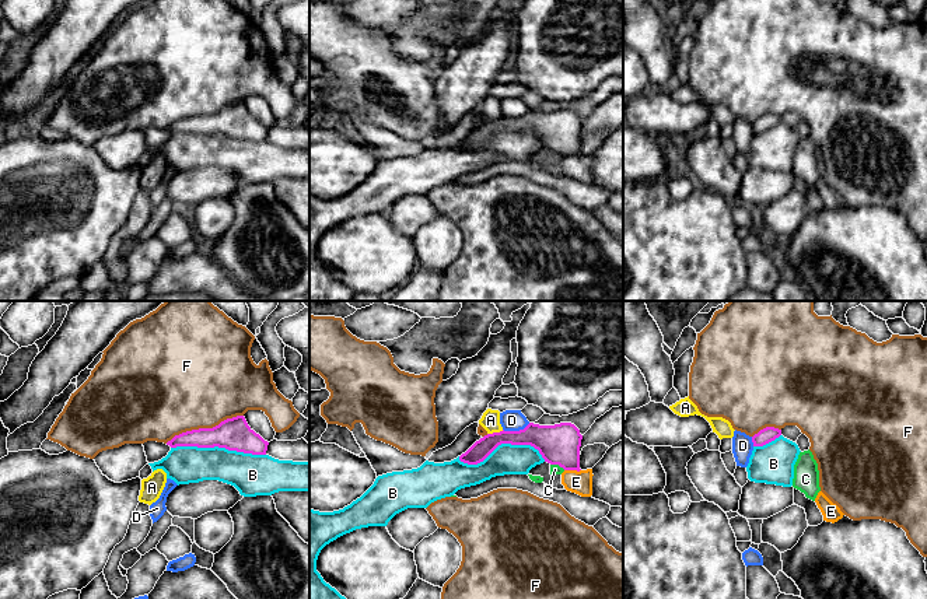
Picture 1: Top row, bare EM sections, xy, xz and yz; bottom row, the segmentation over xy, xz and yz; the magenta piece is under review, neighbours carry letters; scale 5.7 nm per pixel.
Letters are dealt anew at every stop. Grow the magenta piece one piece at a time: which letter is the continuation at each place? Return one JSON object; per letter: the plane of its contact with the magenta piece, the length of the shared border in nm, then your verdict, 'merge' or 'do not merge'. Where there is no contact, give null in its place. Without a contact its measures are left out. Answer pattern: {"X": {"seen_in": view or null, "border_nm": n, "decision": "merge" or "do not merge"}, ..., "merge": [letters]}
{"A": {"seen_in": "xz", "border_nm": 100, "decision": "do not merge"}, "B": {"seen_in": "xy", "border_nm": 550, "decision": "do not merge"}, "C": {"seen_in": "xz", "border_nm": 90, "decision": "do not merge"}, "D": {"seen_in": "xz", "border_nm": 170, "decision": "do not merge"}, "E": {"seen_in": "xz", "border_nm": 100, "decision": "do not merge"}, "F": {"seen_in": "xy", "border_nm": 480, "decision": "do not merge"}, "merge": []}

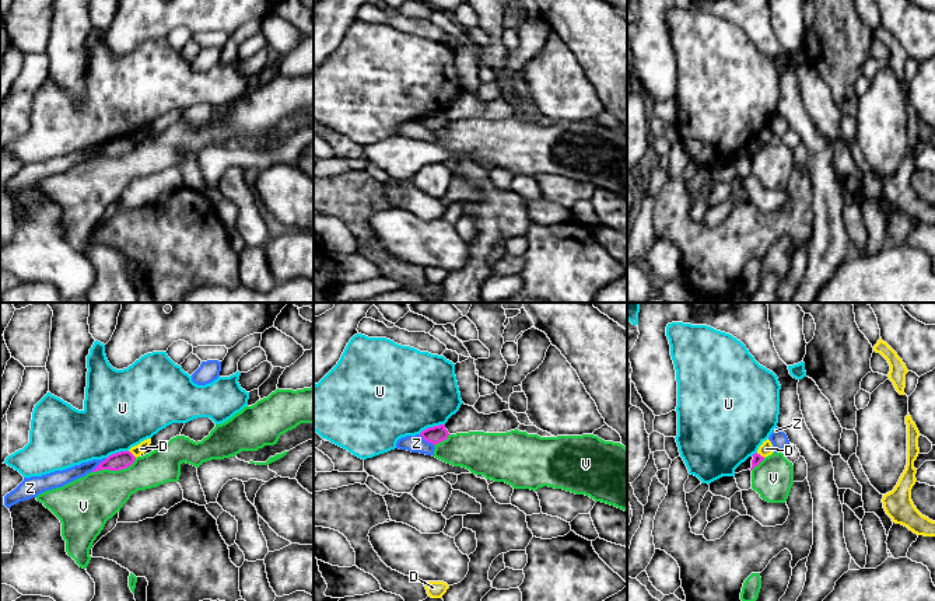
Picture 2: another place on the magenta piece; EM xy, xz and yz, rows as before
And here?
{"D": {"seen_in": "yz", "border_nm": 60, "decision": "do not merge"}, "U": {"seen_in": "xz", "border_nm": 160, "decision": "do not merge"}, "V": {"seen_in": "xy", "border_nm": 260, "decision": "do not merge"}, "Z": {"seen_in": "xy", "border_nm": 120, "decision": "do not merge"}, "merge": []}

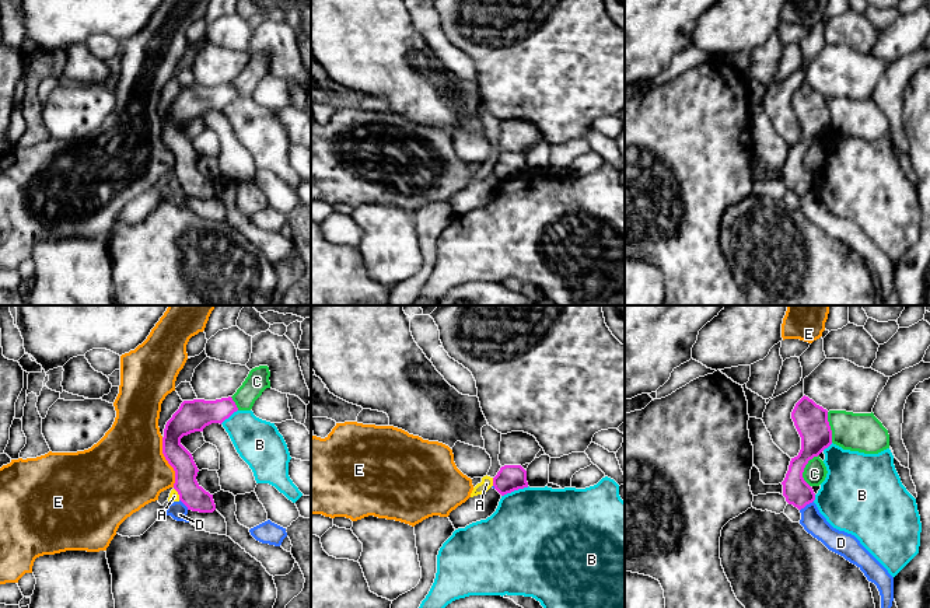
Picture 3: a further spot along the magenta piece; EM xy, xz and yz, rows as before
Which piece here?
{"A": {"seen_in": "xz", "border_nm": 50, "decision": "do not merge"}, "B": {"seen_in": "xz", "border_nm": 170, "decision": "do not merge"}, "C": {"seen_in": "yz", "border_nm": 200, "decision": "do not merge"}, "D": {"seen_in": "yz", "border_nm": 100, "decision": "do not merge"}, "E": {"seen_in": "xy", "border_nm": 300, "decision": "do not merge"}, "merge": []}

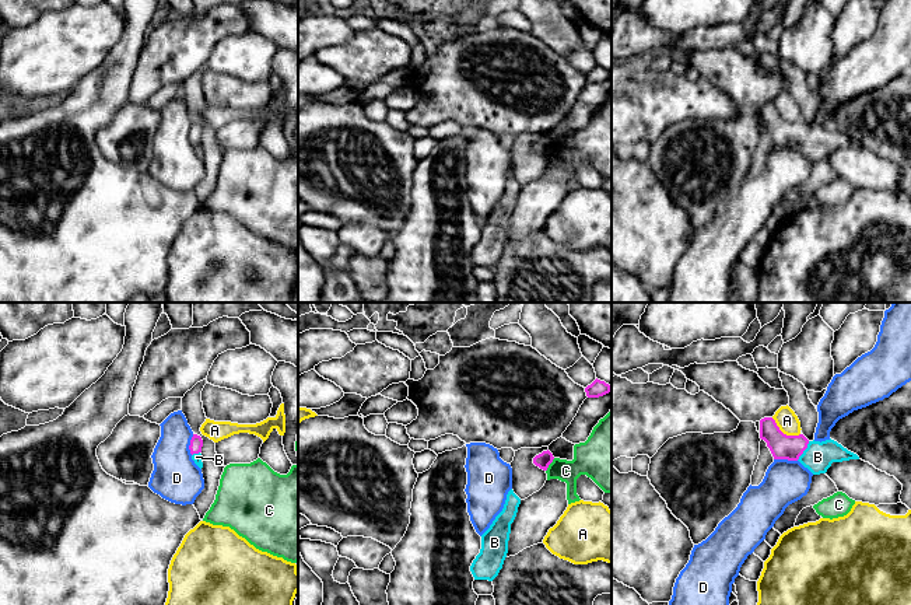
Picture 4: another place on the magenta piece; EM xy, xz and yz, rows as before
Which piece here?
{"A": {"seen_in": "yz", "border_nm": 190, "decision": "do not merge"}, "B": {"seen_in": "yz", "border_nm": 130, "decision": "merge"}, "C": {"seen_in": "xz", "border_nm": 90, "decision": "do not merge"}, "D": {"seen_in": "yz", "border_nm": 140, "decision": "do not merge"}, "merge": ["B"]}

